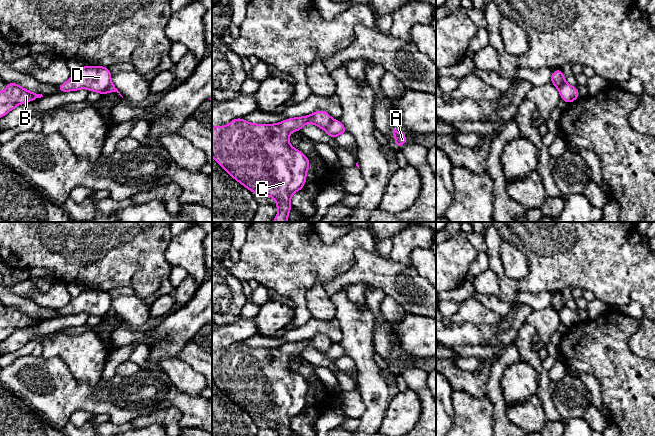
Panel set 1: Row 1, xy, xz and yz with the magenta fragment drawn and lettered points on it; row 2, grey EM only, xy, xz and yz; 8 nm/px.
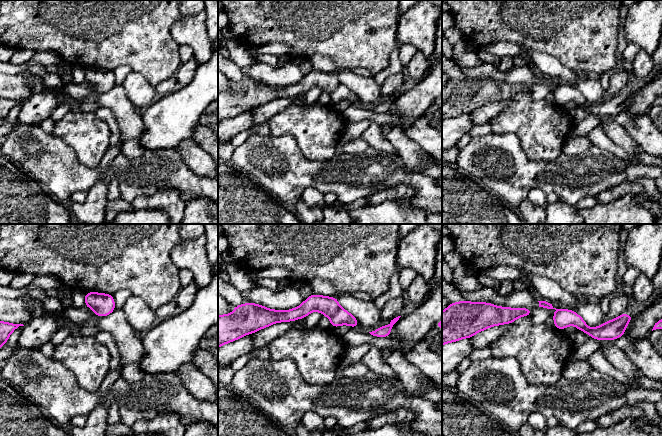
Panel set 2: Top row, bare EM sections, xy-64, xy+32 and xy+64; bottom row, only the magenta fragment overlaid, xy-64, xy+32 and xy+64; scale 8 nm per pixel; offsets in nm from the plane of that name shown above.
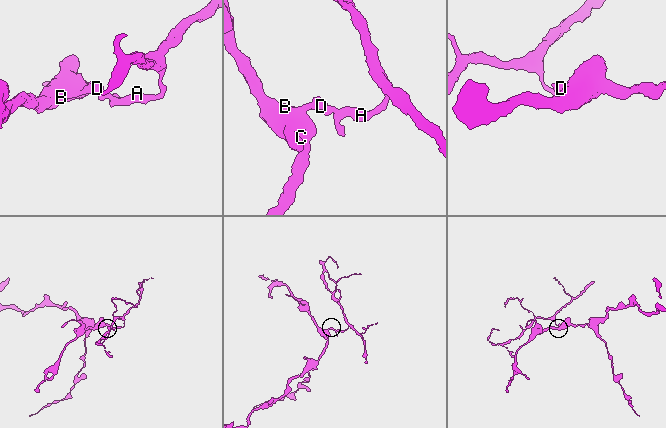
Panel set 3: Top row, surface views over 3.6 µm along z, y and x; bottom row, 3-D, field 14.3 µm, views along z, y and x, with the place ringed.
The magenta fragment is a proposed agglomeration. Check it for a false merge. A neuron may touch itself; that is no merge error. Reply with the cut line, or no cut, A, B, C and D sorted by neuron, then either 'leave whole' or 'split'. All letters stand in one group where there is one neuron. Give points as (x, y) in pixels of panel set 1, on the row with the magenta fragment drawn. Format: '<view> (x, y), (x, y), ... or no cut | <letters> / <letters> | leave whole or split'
xy (111, 83), (101, 93) | A / B C D | split

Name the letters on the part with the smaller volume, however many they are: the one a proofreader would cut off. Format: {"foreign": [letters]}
{"foreign": ["A"]}

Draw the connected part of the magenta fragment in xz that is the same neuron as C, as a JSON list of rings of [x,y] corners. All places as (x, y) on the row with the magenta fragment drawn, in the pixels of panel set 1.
[[[318,110],[307,116],[288,118],[277,124],[253,124],[241,117],[227,126],[212,127],[212,156],[216,162],[235,180],[252,193],[276,199],[279,212],[272,222],[288,222],[291,196],[301,190],[306,182],[309,159],[289,143],[293,131],[302,130],[306,123],[325,129],[332,122],[328,112]]]

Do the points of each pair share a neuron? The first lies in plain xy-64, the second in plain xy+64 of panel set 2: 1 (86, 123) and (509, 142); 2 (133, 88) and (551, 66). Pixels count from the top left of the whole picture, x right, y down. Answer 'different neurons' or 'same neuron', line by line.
1: different neurons
2: same neuron

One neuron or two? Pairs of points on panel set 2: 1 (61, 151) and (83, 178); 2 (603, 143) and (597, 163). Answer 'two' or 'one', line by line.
1: one
2: two

